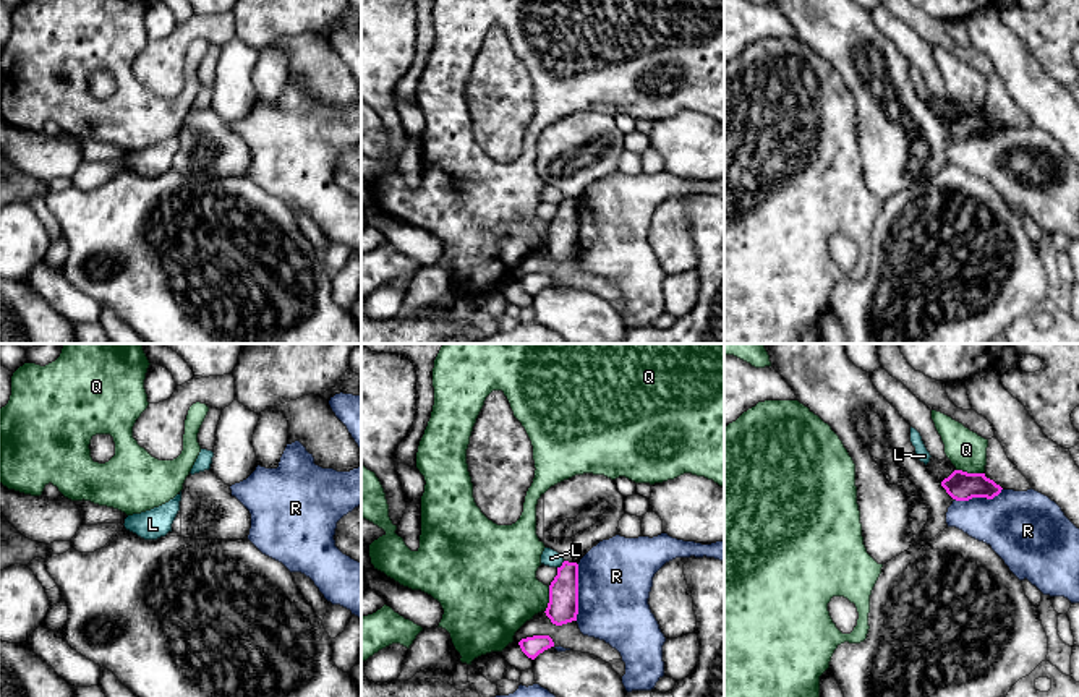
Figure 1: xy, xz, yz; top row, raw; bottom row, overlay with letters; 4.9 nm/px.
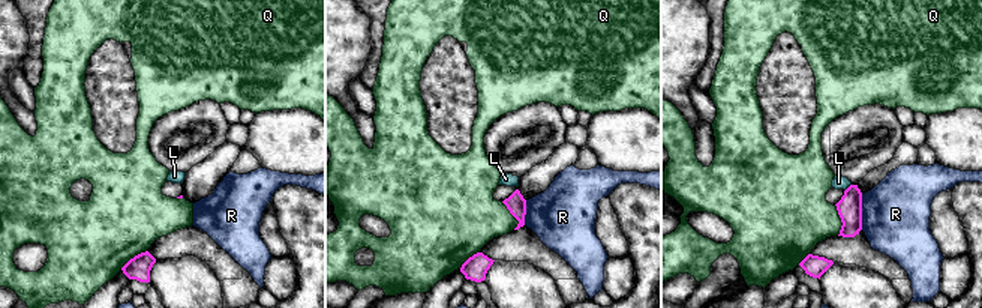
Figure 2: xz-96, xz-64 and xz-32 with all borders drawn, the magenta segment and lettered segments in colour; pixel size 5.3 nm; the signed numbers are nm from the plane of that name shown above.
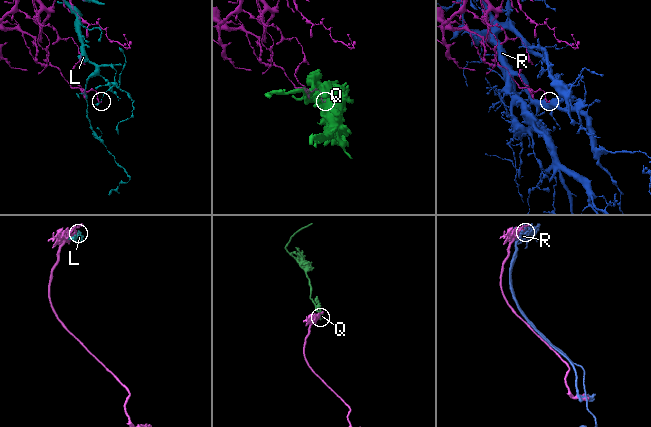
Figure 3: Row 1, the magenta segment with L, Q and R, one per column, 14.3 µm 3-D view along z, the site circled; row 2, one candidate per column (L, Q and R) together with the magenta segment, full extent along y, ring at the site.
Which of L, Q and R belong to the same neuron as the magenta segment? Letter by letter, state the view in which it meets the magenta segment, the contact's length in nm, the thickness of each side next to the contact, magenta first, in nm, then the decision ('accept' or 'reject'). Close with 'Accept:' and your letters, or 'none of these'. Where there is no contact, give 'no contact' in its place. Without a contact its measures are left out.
L: contact in xz; length 50 nm; calibres 150 and 90 nm; accept
Q: contact in yz; length 140 nm; calibres 150 and 190 nm; reject
R: contact in xz; length 280 nm; calibres 150 and 360 nm; reject
Accept: L

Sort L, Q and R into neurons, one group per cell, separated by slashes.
L / Q / R

